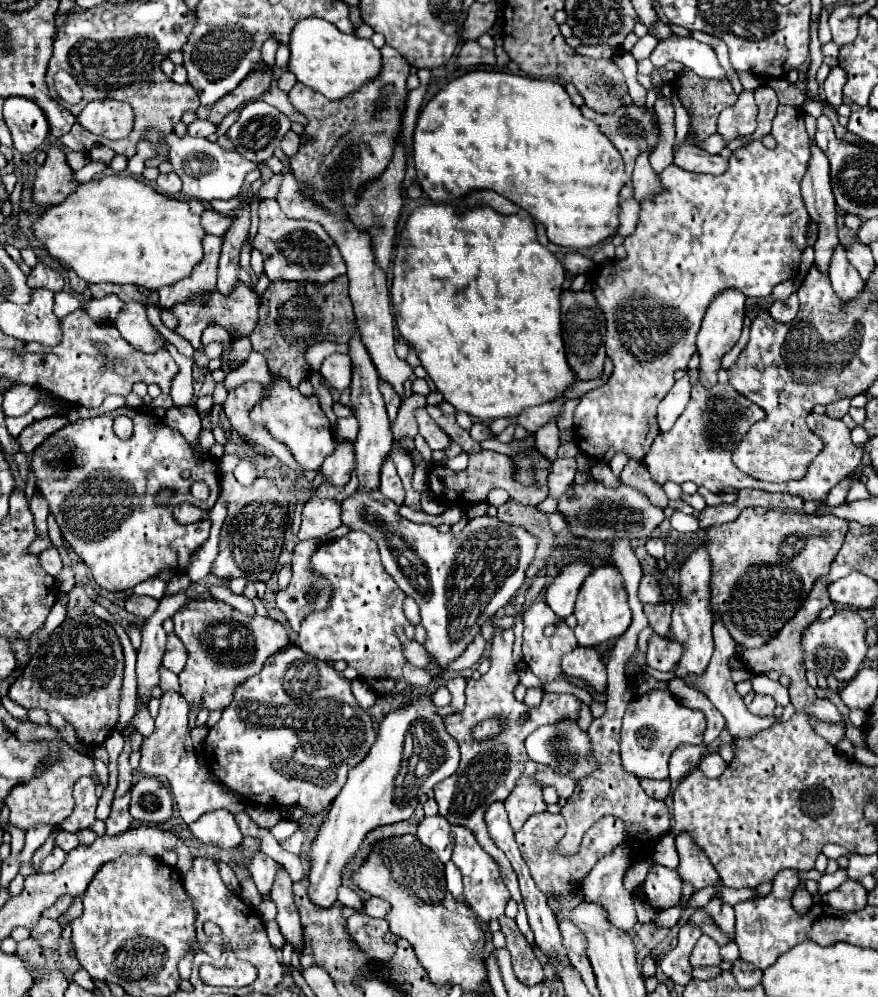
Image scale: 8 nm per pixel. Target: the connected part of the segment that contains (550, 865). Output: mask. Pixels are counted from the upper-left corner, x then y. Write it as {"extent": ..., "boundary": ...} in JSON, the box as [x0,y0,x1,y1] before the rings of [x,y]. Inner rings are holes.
{"extent":[516,811,628,893],"boundary":[[[548,811],[532,815],[524,823],[524,827],[516,833],[516,843],[520,847],[520,853],[530,867],[530,873],[532,873],[532,879],[536,881],[536,887],[542,893],[566,893],[566,891],[576,893],[582,887],[584,877],[596,865],[596,861],[600,857],[604,857],[604,853],[608,853],[608,849],[612,849],[612,845],[618,845],[624,839],[624,835],[628,833],[628,827],[626,827],[626,823],[622,823],[616,817],[602,817],[585,833],[578,853],[570,855],[570,857],[564,857],[556,852],[556,846],[565,833],[566,822],[562,815],[560,813],[552,815]]]}

